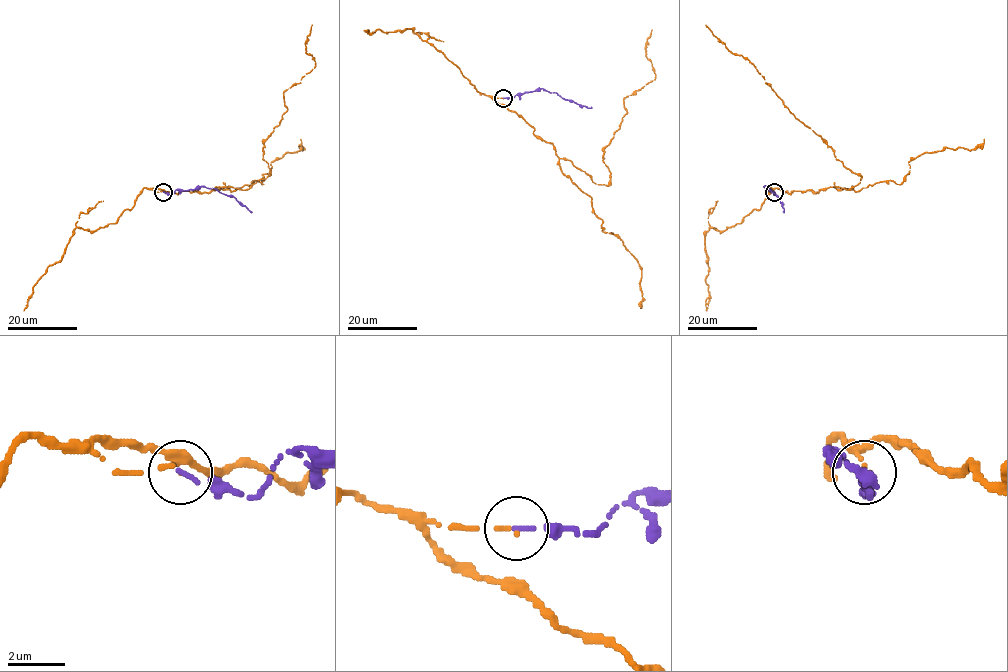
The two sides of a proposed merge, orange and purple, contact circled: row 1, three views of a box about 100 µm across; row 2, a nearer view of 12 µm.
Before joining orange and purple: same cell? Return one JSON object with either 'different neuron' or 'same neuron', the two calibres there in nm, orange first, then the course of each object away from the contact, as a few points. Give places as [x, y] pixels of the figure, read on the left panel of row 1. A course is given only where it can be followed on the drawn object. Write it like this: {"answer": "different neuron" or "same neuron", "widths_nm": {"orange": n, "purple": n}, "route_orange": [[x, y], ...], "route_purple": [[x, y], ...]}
{"answer": "same neuron", "widths_nm": {"orange": 100, "purple": 140}, "route_orange": [[163, 192], [152, 189], [247, 189], [267, 177], [263, 142], [287, 110], [283, 92], [315, 66], [312, 24]], "route_purple": [[163, 192], [172, 195], [178, 189], [188, 190], [202, 186], [216, 189], [233, 196], [252, 212]]}

